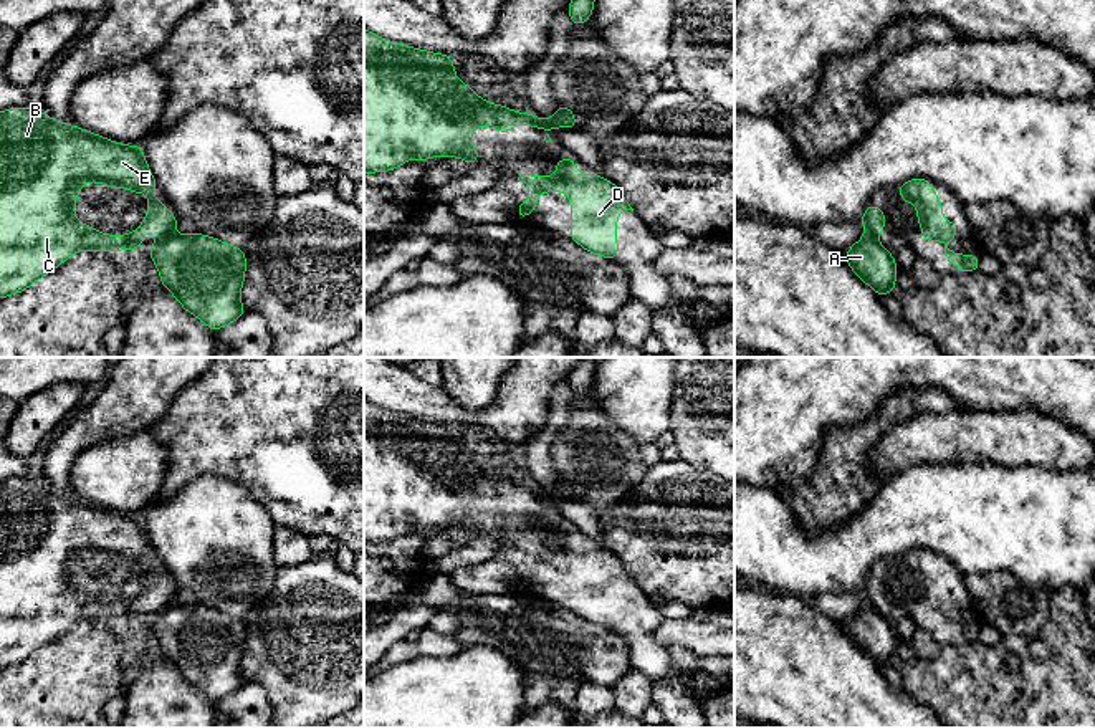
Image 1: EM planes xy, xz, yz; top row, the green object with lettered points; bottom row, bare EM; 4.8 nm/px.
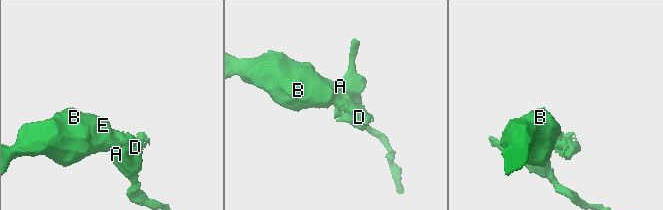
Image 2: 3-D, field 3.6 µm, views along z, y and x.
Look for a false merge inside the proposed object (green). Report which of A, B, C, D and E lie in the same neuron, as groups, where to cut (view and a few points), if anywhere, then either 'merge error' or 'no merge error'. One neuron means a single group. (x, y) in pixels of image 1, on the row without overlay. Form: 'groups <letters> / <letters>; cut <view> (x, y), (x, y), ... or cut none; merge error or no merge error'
groups A / B C D E; cut xz (535, 488), (546, 498); merge error

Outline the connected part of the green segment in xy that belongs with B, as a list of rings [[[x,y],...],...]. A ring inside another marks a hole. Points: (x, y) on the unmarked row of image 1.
[[[10,478],[0,483],[0,668],[18,665],[41,647],[48,645],[51,640],[58,639],[65,630],[79,620],[94,620],[94,622],[117,622],[117,620],[141,620],[141,609],[144,606],[159,606],[162,609],[174,606],[174,597],[179,586],[170,586],[167,582],[165,572],[157,572],[154,563],[159,559],[152,543],[147,538],[146,526],[141,516],[124,516],[112,513],[99,505],[93,505],[86,500],[79,500],[74,495],[68,496],[60,491],[51,490],[36,478]],[[83,553],[103,553],[109,559],[131,559],[136,566],[142,561],[147,563],[147,589],[131,604],[131,606],[103,606],[98,599],[89,599],[84,592],[74,591],[74,571],[81,564]]]

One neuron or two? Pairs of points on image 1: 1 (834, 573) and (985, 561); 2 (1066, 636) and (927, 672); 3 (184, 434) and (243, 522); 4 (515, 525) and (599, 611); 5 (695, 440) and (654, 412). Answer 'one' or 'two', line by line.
1: one
2: one
3: two
4: one
5: two

